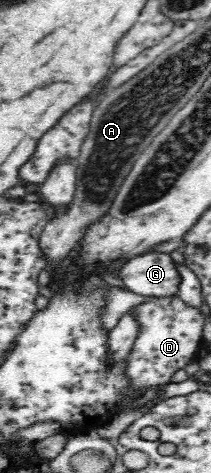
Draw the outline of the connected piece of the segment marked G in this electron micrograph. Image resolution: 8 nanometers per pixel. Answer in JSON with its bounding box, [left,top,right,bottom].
[119,251,183,298]

